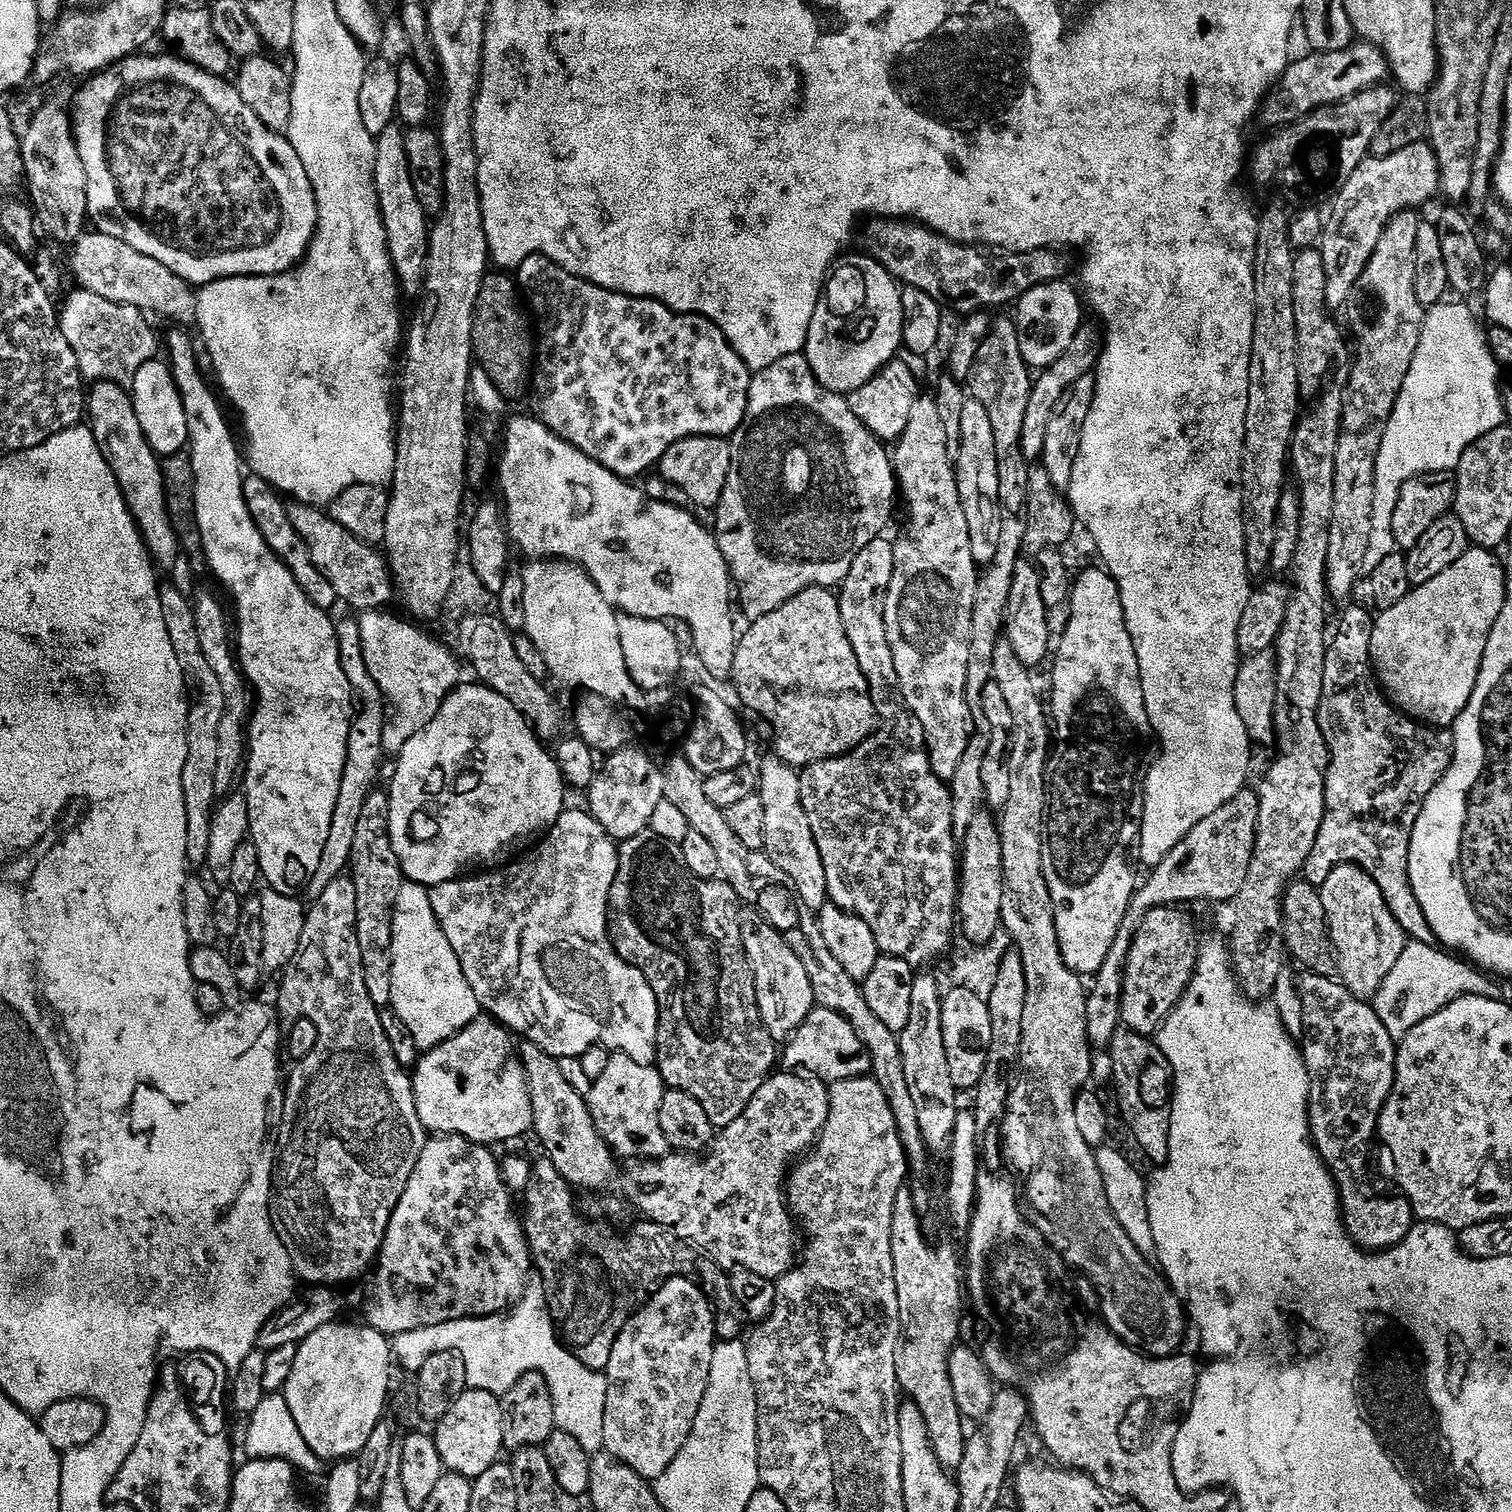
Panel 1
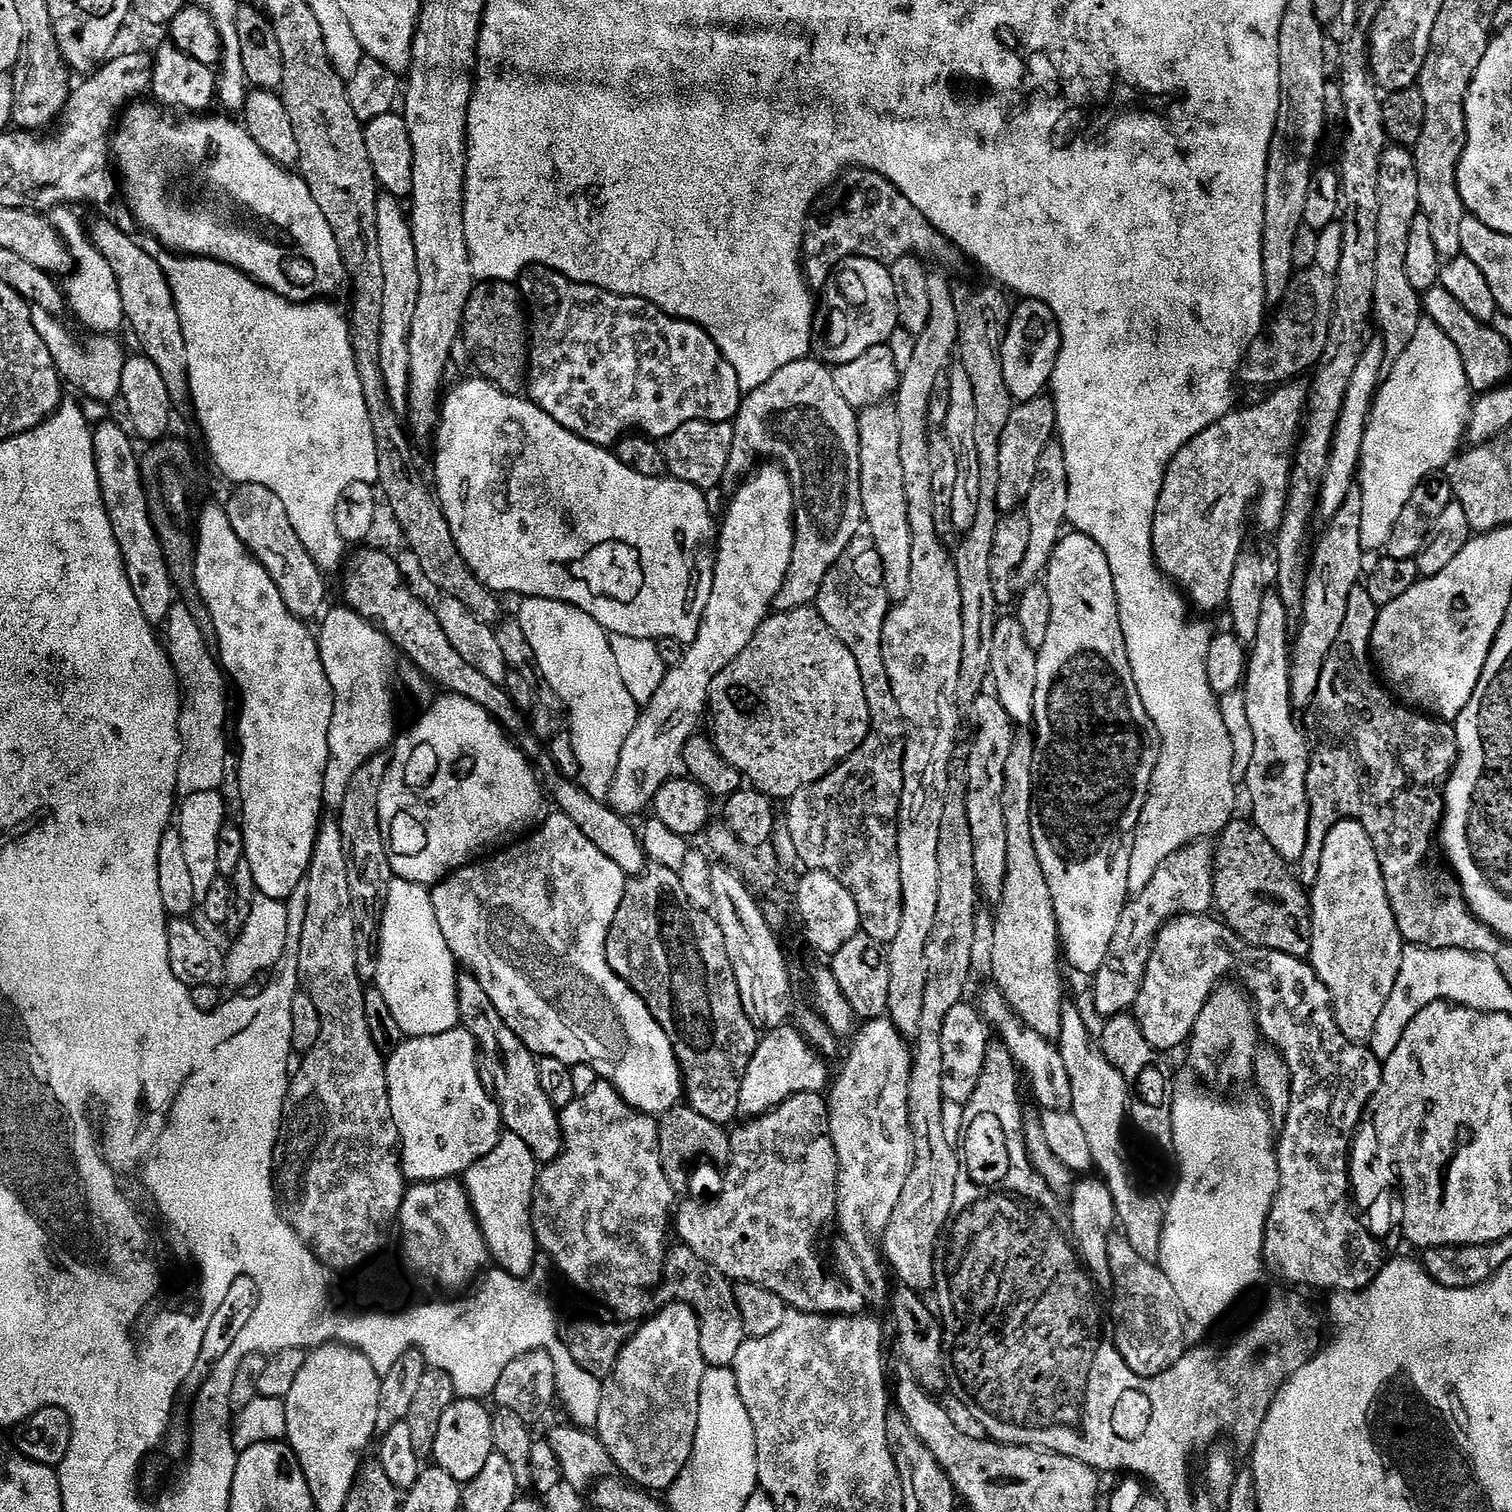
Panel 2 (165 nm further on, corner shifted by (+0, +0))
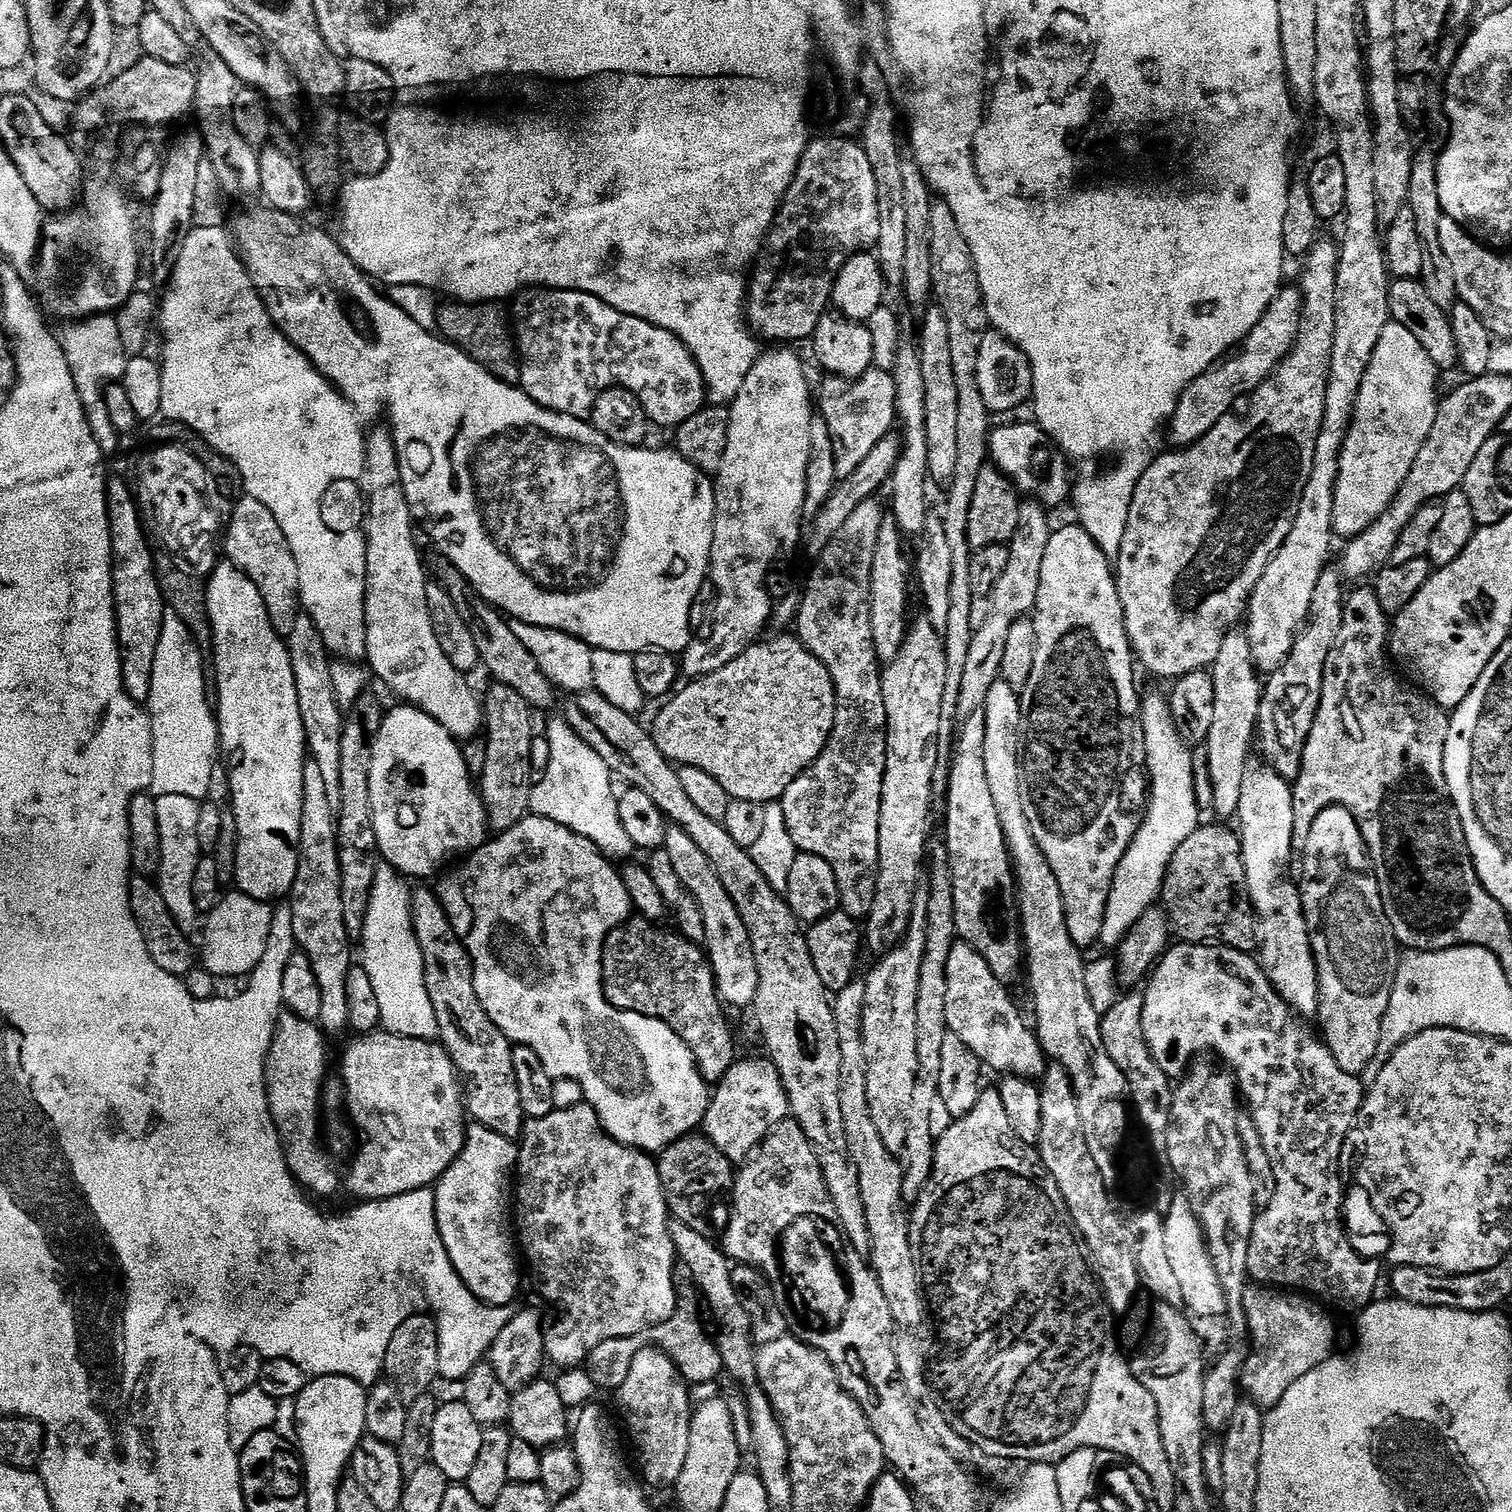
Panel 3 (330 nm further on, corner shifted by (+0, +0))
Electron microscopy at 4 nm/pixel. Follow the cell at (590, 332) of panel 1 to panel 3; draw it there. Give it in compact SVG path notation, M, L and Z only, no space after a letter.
M529 288L515 297L516 305L510 308L511 315L514 317L514 339L518 345L518 359L520 362L520 383L519 387L524 389L524 393L534 402L538 402L542 407L549 408L552 412L573 416L579 420L588 420L592 415L592 408L595 400L599 398L601 389L605 388L625 388L632 391L641 400L642 406L653 425L661 424L664 428L675 430L680 427L686 418L698 414L706 406L709 399L708 385L704 383L704 375L698 366L698 362L690 354L690 350L678 339L673 332L662 330L642 318L634 318L630 314L622 314L614 310L606 302L594 298L585 292L567 292L561 288Z

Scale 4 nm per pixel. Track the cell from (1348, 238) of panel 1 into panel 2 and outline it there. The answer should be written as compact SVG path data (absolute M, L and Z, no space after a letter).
M1334 223L1328 228L1319 229L1319 233L1318 254L1314 254L1314 262L1306 271L1300 270L1293 275L1283 300L1275 309L1277 312L1276 321L1272 324L1272 340L1253 339L1252 346L1244 357L1244 363L1240 366L1238 376L1241 381L1244 379L1248 384L1283 386L1300 378L1303 372L1311 373L1322 358L1326 350L1326 338L1330 334L1330 318L1336 305L1338 262L1342 262L1342 230L1339 223Z

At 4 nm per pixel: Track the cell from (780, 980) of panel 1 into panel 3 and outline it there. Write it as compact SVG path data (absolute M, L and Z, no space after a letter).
M669 827L662 851L670 854L670 862L674 862L674 870L685 893L693 896L702 910L702 919L706 922L706 955L712 973L716 975L716 991L720 993L721 1001L728 1006L733 1004L736 1008L751 1009L758 994L758 962L754 962L754 946L750 946L750 934L746 934L746 926L730 894L726 894L726 886L722 886L706 854L698 850L694 838L690 838L686 830Z

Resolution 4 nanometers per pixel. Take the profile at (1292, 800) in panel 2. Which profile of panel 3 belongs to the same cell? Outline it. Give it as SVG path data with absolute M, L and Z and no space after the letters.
M1249 766L1242 782L1242 798L1238 827L1240 857L1246 870L1248 897L1256 913L1258 959L1264 973L1276 987L1276 993L1288 1003L1297 1017L1315 1017L1320 1011L1320 979L1316 973L1316 959L1300 901L1295 879L1288 877L1294 849L1293 785L1275 767Z

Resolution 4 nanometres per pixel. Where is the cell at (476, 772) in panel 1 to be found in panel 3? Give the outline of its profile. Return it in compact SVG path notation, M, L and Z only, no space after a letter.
M389 707L385 711L370 762L368 785L376 847L383 863L395 868L401 876L432 876L447 860L471 854L487 844L490 827L479 787L467 770L461 741L450 735L446 726L442 726L421 708L400 707L404 708Z

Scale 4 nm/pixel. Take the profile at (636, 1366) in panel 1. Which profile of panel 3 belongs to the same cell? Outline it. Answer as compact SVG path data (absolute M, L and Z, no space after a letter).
M647 1347L634 1358L630 1374L614 1392L614 1398L628 1427L628 1436L636 1447L636 1456L640 1459L638 1472L642 1480L644 1475L643 1483L649 1489L671 1489L682 1474L682 1466L686 1466L686 1454L690 1454L694 1401L688 1381L667 1353L659 1347Z

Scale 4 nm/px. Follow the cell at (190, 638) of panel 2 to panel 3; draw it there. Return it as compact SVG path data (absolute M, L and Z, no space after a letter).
M171 610L164 613L146 711L152 723L154 746L151 795L183 794L186 798L203 801L216 772L216 756L218 760L221 751L220 725L210 703L210 684L202 670L202 654L186 622Z

